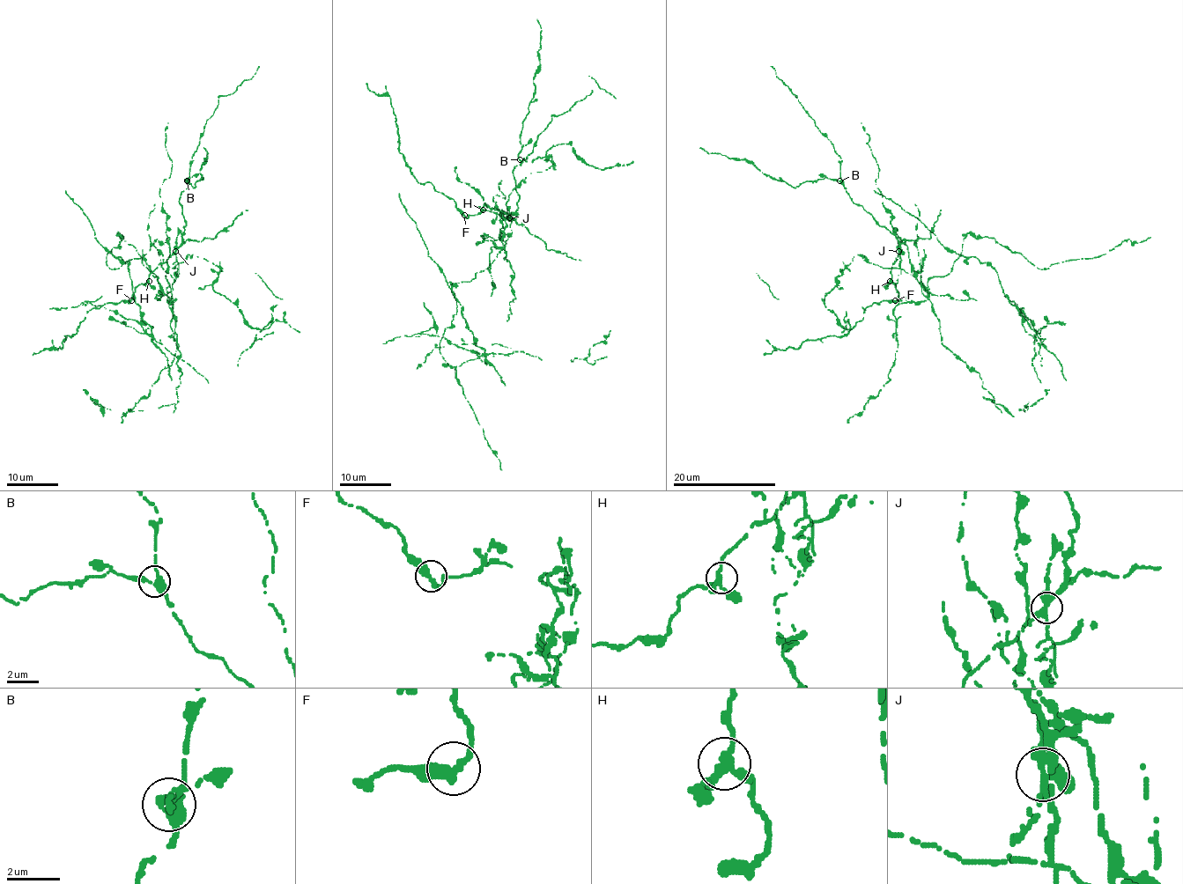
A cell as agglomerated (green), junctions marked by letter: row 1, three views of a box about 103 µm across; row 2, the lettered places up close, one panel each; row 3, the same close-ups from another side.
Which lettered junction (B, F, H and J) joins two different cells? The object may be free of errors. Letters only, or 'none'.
J

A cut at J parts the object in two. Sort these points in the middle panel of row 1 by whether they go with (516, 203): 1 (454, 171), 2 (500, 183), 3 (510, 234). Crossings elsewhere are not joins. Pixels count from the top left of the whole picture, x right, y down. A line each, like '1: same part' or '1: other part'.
1: other part
2: other part
3: other part

